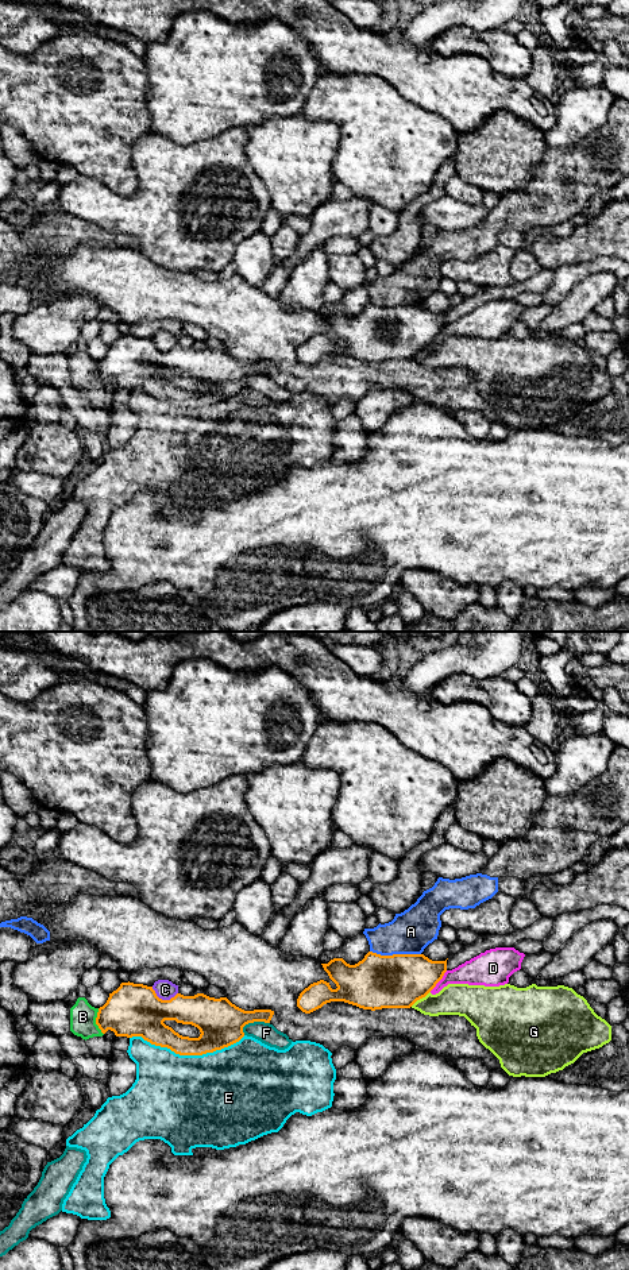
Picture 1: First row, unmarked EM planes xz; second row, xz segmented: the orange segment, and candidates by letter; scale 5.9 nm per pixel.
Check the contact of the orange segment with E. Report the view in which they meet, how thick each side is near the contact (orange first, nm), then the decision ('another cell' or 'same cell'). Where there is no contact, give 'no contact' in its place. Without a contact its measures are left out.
meets orange in xz; 240 nm thick on the orange side, 500 nm on the other; another cell

